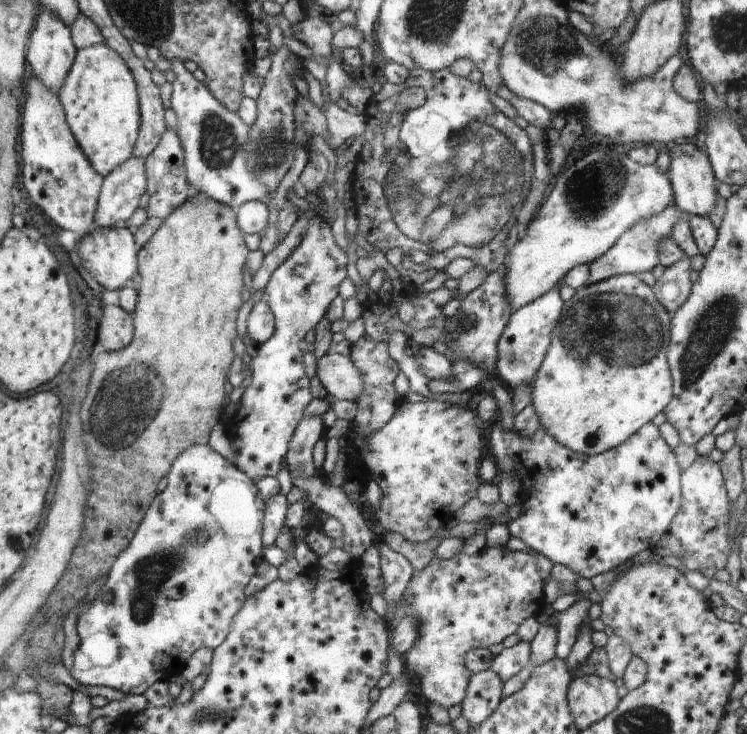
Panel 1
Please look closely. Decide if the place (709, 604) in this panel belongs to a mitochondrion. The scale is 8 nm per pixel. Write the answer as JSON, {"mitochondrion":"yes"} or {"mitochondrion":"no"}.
{"mitochondrion":"no"}

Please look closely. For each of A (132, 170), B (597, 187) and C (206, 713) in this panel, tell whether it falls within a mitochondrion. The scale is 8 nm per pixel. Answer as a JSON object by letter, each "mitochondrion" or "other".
{"A":"other","B":"mitochondrion","C":"mitochondrion"}

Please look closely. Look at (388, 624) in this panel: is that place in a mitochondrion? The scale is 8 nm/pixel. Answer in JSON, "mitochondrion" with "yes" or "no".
{"mitochondrion":"no"}

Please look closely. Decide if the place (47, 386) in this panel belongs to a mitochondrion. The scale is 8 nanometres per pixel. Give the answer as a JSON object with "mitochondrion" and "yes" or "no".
{"mitochondrion":"no"}

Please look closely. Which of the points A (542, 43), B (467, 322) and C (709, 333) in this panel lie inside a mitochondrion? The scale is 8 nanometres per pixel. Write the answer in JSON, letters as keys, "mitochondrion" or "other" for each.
{"A":"mitochondrion","B":"mitochondrion","C":"mitochondrion"}

